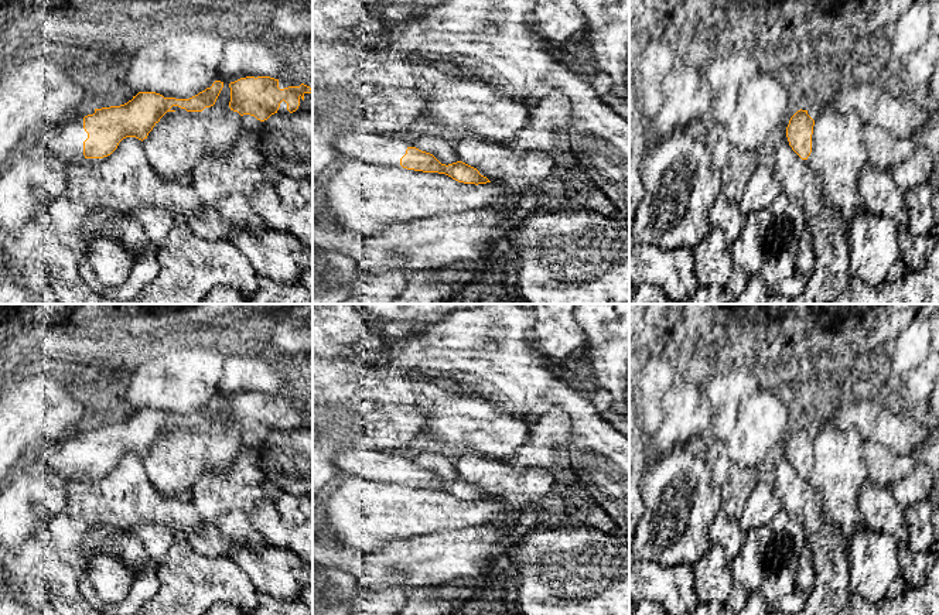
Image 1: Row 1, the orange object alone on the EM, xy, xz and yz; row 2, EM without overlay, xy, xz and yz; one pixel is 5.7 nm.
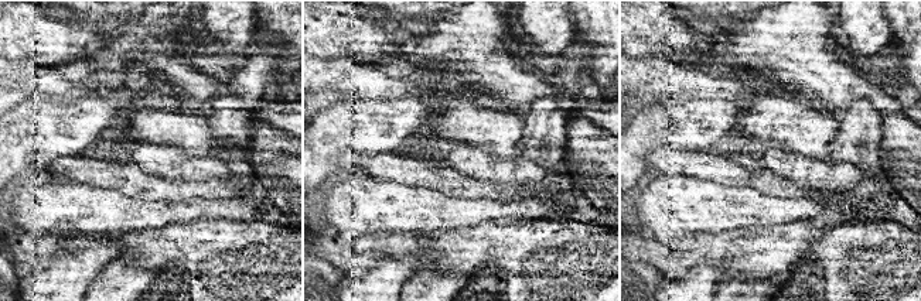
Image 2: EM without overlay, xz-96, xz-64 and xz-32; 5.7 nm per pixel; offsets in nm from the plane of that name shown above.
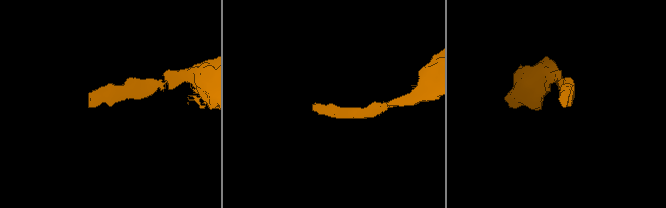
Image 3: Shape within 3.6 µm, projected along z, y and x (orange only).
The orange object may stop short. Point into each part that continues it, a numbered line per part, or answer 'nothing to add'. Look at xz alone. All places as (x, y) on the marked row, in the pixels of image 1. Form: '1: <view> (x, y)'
1: xz (388, 150)

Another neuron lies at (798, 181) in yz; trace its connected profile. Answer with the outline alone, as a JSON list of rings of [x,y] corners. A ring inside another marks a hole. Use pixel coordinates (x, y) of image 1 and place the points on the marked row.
[[[785,140],[776,143],[772,154],[782,194],[796,202],[805,215],[815,266],[799,295],[772,294],[768,304],[829,304],[844,291],[851,279],[848,230],[841,213],[833,212],[829,201],[822,197],[822,180],[807,161]]]

